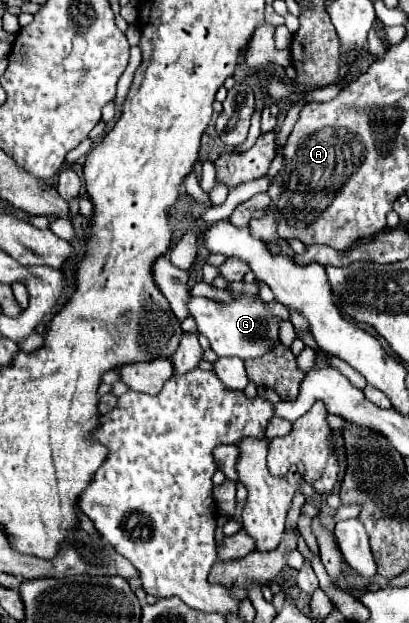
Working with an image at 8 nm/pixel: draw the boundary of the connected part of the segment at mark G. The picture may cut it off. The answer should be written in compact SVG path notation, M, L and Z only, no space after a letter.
M190 296L191 315L197 321L199 333L203 333L211 349L219 357L239 357L239 359L253 359L261 357L261 353L271 347L275 339L279 339L279 319L271 319L259 297L233 297L231 303L217 305L206 297Z

